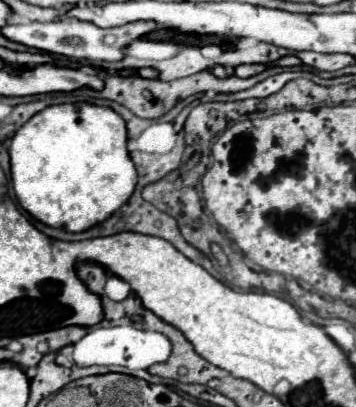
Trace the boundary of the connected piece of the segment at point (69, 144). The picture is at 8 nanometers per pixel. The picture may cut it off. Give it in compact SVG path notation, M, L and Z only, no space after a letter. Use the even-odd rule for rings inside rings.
M56 104L56 106L48 106L44 108L42 112L34 114L12 138L8 153L10 157L10 183L14 186L14 194L18 198L18 204L32 216L36 218L38 222L46 224L46 226L52 226L52 228L64 228L68 232L84 232L100 222L104 222L106 218L110 218L122 204L128 202L128 198L132 196L134 188L136 188L136 168L130 160L130 154L126 150L126 142L128 142L128 132L126 132L126 126L124 126L124 120L112 110L112 108L106 108L106 106L94 106L94 104L82 104L82 108L74 106L74 104Z

